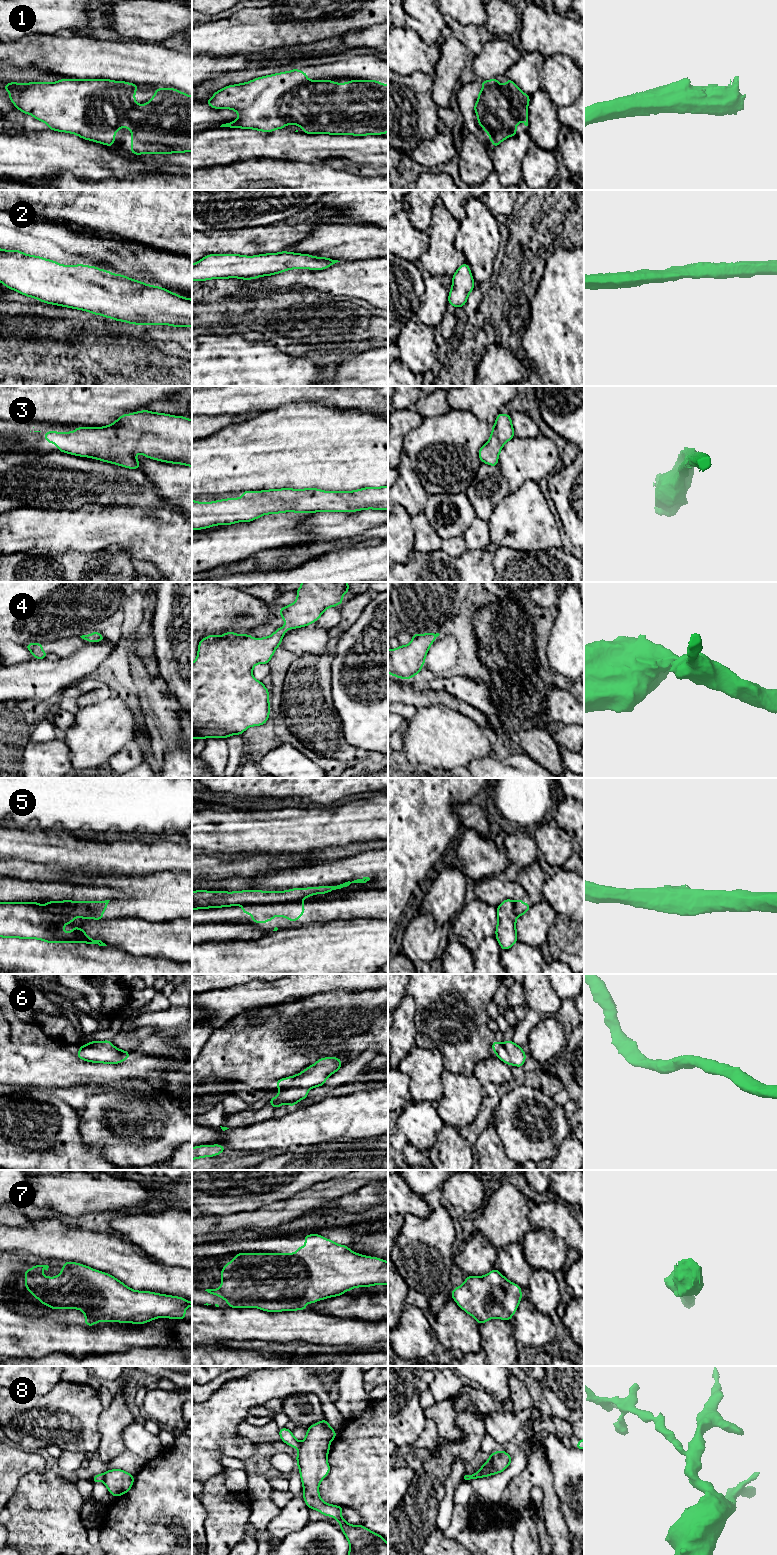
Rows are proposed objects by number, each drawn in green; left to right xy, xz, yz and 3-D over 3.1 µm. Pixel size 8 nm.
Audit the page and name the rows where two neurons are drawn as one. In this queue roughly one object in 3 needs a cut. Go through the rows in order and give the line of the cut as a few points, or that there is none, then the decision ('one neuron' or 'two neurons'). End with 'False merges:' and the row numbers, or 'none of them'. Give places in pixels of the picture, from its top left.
1: no cut | one neuron
2: no cut | one neuron
3: no cut | one neuron
4: no cut | one neuron
5: xz (297, 900), (283, 903), (242, 905) | two neurons
6: no cut | one neuron
7: no cut | one neuron
8: xy (103, 1474), (101, 1480) | two neurons
False merges: 5, 8

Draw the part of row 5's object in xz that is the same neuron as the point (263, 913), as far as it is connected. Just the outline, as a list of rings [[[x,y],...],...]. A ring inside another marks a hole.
[[[296,901],[291,903],[242,905],[244,914],[252,915],[252,922],[266,923],[273,920],[276,915],[287,918],[289,921],[298,921],[305,913],[304,902]]]

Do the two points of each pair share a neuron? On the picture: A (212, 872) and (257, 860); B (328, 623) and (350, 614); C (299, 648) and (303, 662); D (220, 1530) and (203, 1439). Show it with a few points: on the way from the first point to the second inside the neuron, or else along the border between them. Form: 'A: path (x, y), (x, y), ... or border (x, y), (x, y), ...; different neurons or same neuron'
A: path (223, 870), (246, 868); same neuron
B: border (340, 609), (340, 621), (328, 630); different neurons
C: border (325, 654), (302, 653), (299, 656); different neurons
D: border (223, 1469), (203, 1483); different neurons

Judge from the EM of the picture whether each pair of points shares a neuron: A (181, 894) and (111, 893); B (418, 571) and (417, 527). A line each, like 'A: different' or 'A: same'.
A: different
B: different

